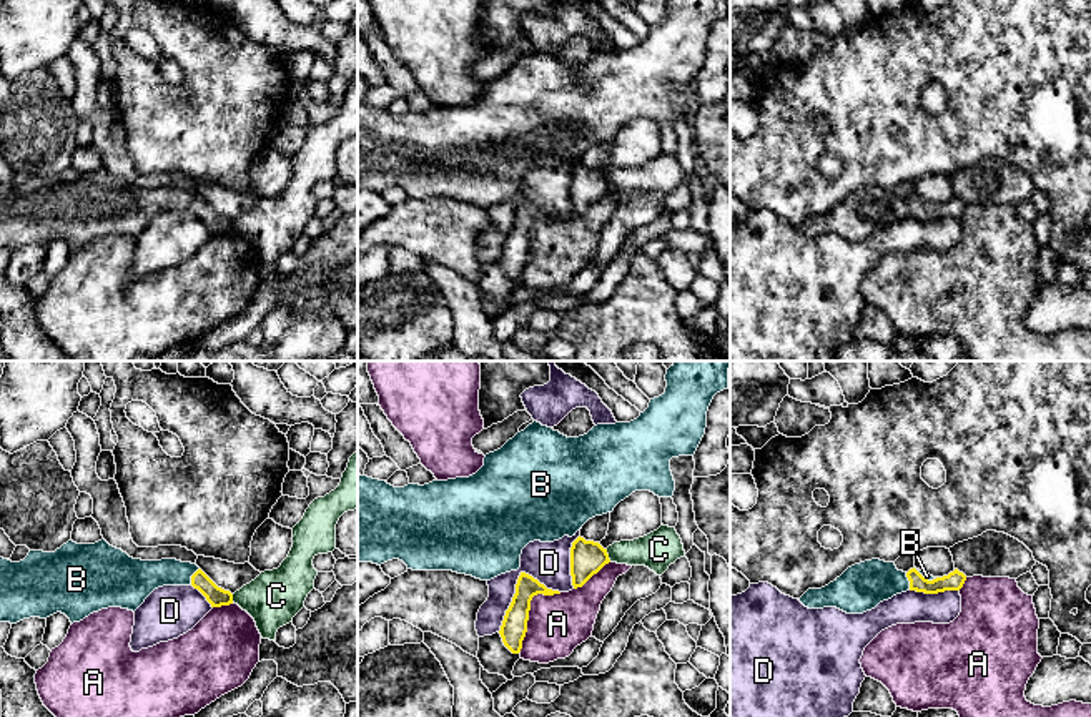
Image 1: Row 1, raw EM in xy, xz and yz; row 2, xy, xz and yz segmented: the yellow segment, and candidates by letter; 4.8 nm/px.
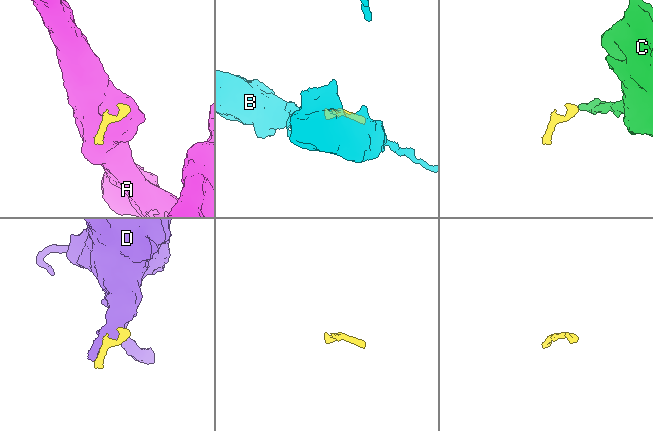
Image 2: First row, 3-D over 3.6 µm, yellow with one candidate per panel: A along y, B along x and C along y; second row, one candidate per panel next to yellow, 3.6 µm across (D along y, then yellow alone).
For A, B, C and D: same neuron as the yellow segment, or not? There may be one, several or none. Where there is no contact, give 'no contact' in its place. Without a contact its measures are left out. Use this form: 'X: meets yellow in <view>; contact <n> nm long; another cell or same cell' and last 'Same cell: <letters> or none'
A: meets yellow in xz; contact 360 nm long; another cell
B: meets yellow in yz; contact 90 nm long; same cell
C: meets yellow in xz; contact 70 nm long; another cell
D: meets yellow in xz; contact 360 nm long; another cell
Same cell: B

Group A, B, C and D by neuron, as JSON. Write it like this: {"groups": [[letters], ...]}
{"groups": [["A"], ["B"], ["C"], ["D"]]}

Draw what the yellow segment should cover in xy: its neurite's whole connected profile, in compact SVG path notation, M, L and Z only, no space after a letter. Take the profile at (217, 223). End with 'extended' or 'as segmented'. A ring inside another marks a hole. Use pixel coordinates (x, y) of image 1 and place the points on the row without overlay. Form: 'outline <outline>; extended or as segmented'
outline M105 166L95 171L68 168L55 180L30 178L20 190L0 185L0 250L17 251L62 240L73 251L108 235L135 240L155 216L163 213L193 213L211 235L233 231L233 221L218 215L196 191L176 186L133 186Z; extended

